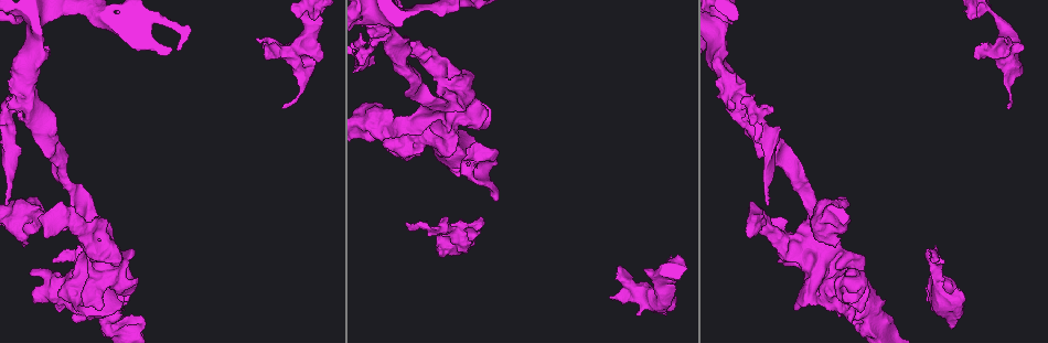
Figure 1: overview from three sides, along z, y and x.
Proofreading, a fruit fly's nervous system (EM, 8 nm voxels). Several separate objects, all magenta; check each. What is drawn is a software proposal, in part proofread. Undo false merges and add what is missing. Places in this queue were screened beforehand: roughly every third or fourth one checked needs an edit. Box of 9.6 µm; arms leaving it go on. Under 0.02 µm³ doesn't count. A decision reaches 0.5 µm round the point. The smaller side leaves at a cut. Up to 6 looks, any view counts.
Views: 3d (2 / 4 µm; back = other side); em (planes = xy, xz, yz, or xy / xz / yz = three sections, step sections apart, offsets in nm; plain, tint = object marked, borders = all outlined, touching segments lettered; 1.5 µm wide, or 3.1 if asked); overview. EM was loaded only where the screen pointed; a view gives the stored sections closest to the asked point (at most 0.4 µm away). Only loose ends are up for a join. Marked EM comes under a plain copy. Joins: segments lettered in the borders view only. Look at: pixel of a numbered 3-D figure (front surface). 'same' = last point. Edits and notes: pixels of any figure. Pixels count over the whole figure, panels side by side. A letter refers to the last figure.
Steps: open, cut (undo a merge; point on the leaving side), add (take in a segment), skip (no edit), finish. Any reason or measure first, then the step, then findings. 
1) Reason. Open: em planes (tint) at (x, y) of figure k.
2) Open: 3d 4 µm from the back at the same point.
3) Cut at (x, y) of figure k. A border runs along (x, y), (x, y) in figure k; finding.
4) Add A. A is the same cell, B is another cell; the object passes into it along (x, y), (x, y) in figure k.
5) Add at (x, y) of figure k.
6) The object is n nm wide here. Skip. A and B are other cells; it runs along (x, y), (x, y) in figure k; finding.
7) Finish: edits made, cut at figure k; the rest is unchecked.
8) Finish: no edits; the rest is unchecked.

An open end. Open: em xz step 4 (tint) at (479, 222) of figure 1.

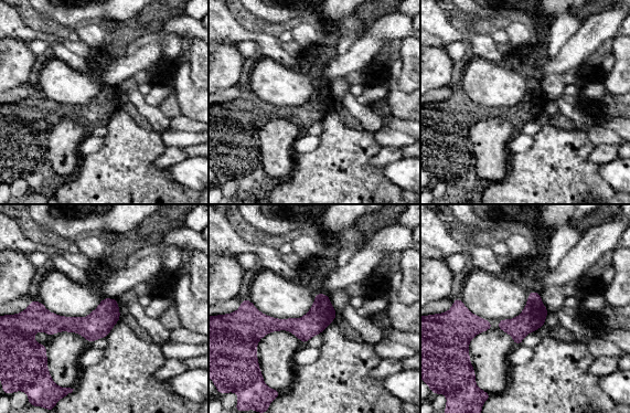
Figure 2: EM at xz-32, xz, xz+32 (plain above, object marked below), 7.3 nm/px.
Open: em planes (borders) at the same point.

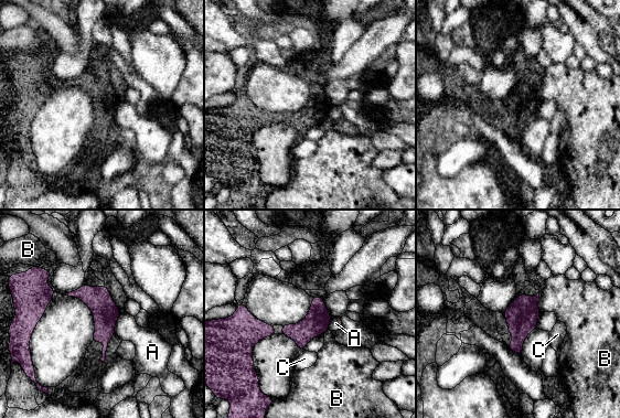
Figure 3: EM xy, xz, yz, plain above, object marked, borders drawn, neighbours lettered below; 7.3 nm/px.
Skip. A, B and C are other cells; a border runs along (121, 310), (115, 324), (115, 333) in figure 3; none of them fits.

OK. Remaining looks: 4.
Free end. Open: em planes (borders) at (317, 59) of figure 1.

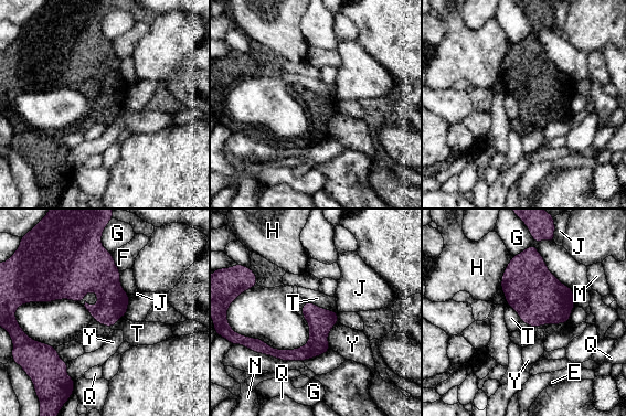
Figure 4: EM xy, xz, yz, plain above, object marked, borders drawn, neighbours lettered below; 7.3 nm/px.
Skip. E, F, G, H, J, M, N, Q, T and Y are other cells; it runs along (335, 315), (301, 354), (260, 349) in figure 4; none of them fits.

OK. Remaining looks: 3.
Sudden change in width. Open: em xy step 8 (borders) at (10, 159) of figure 1.

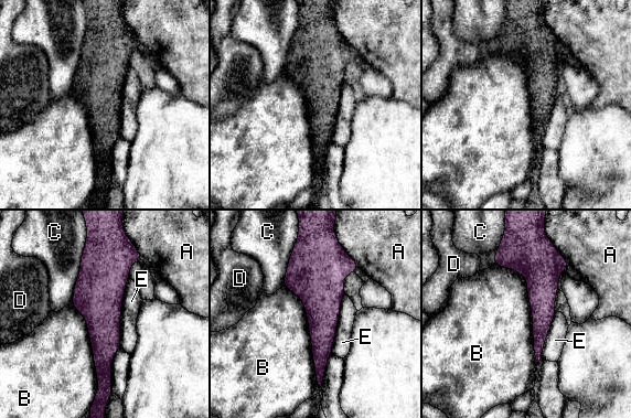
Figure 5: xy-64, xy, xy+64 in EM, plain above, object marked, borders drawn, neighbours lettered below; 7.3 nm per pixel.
Skip. A, B, C, D and E are other cells; it runs along (99, 222), (108, 354) in figure 5; all the same neuron.

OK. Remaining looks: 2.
Finish: no edits; the rest is unchecked.

